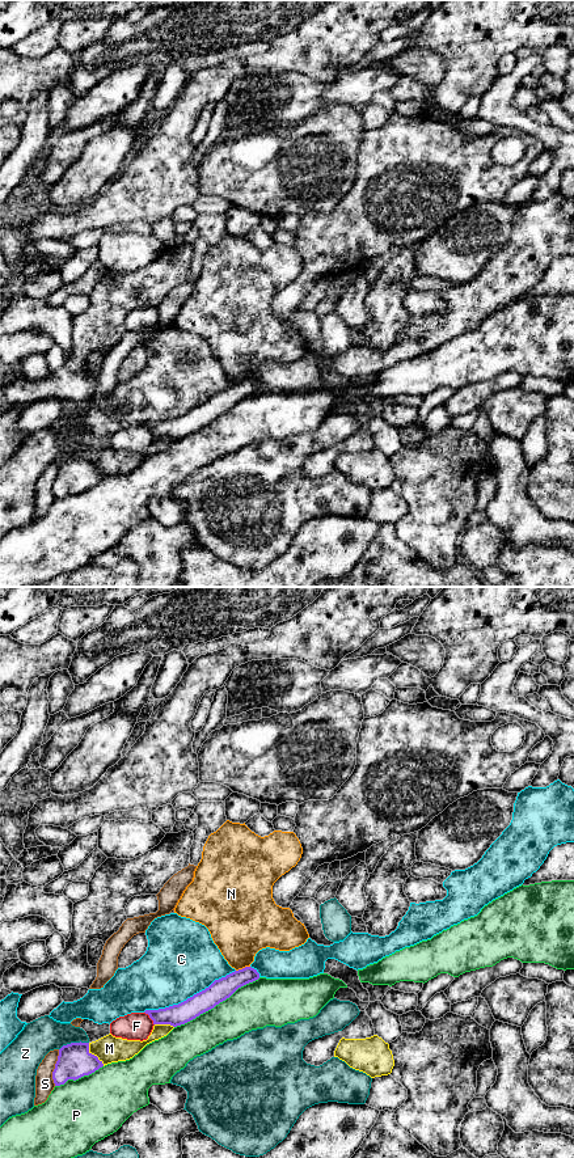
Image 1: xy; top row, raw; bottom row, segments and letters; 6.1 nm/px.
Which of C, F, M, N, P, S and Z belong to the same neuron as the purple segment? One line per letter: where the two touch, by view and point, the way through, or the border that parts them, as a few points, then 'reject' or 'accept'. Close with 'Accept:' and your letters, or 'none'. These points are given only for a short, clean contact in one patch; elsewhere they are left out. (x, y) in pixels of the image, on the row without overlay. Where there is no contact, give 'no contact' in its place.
C: xy (190, 410) | reject
F: xy (150, 430) | reject
M: xy (93, 468) | reject
N: xy (243, 381) | across xy (219, 404), (243, 381), (240, 372), (240, 341) | accept
P: xy (216, 417) | reject
S: xy (55, 481) | reject
Z: xy (74, 456) | reject
Accept: N

